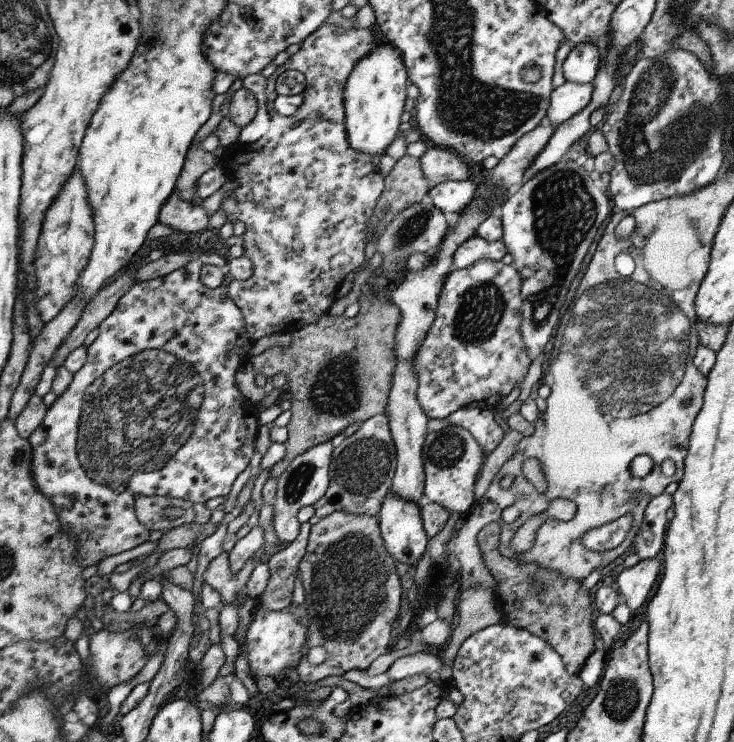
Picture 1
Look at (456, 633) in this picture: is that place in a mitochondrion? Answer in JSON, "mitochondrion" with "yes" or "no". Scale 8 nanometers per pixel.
{"mitochondrion":"no"}

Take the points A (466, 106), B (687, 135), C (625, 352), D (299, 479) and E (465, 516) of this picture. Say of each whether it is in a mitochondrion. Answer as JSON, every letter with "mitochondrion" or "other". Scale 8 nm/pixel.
{"A":"mitochondrion","B":"mitochondrion","C":"mitochondrion","D":"mitochondrion","E":"other"}

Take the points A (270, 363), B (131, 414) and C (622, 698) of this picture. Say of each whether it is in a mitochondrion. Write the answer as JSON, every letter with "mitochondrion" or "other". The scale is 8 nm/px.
{"A":"other","B":"mitochondrion","C":"mitochondrion"}

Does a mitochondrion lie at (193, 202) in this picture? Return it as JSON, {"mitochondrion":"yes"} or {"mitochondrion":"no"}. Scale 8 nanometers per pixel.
{"mitochondrion":"no"}

